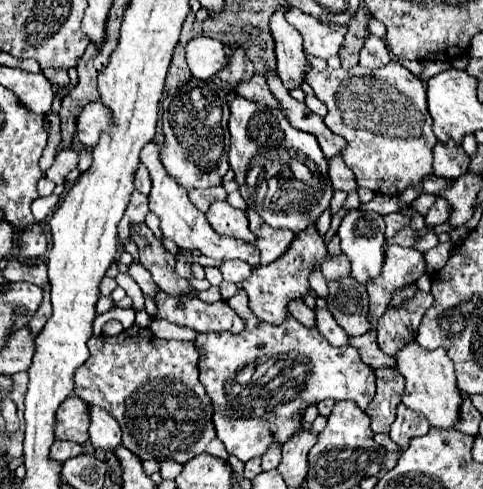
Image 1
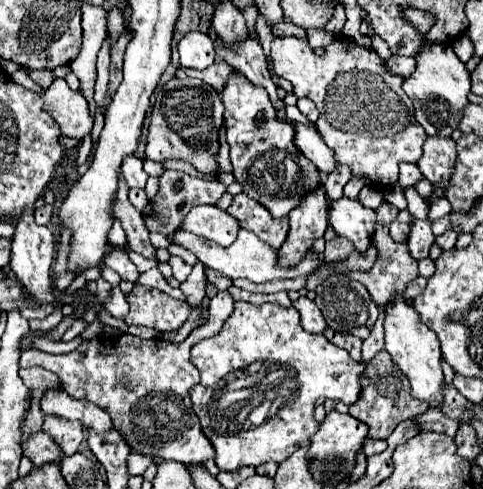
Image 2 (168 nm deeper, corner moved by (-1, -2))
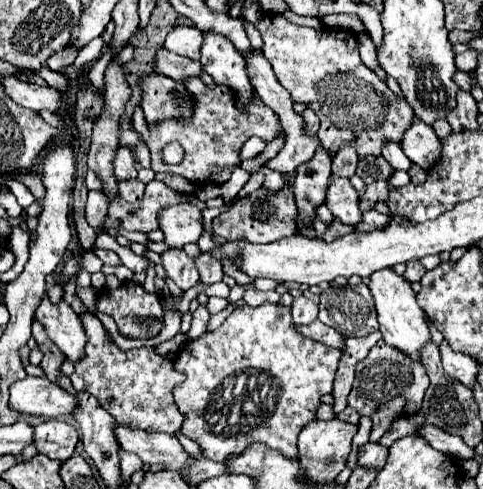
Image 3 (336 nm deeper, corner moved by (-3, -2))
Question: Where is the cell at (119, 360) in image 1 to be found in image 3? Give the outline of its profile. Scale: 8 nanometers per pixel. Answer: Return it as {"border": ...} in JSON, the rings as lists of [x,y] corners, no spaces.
{"border":[[[95,315],[81,317],[87,331],[87,359],[75,365],[75,373],[71,375],[71,383],[75,391],[91,393],[103,409],[115,417],[117,423],[143,429],[143,431],[161,431],[161,433],[177,433],[183,423],[183,415],[179,413],[171,389],[183,381],[171,361],[157,355],[151,347],[131,349],[127,353],[119,351],[113,341],[107,339],[107,333],[101,321]]]}

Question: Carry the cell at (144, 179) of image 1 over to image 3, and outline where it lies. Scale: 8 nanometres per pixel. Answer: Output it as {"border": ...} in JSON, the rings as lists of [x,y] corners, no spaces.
{"border":[[[121,147],[117,153],[115,153],[115,169],[113,169],[115,177],[121,181],[121,179],[135,179],[137,177],[137,171],[135,171],[135,159],[133,159],[133,153],[129,147]]]}

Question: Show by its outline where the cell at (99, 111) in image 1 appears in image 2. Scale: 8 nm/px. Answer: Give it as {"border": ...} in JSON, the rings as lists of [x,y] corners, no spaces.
{"border":[[[55,79],[43,93],[43,99],[45,111],[53,115],[65,137],[83,141],[83,137],[91,133],[93,117],[89,113],[89,103],[79,91],[73,91],[65,79]]]}

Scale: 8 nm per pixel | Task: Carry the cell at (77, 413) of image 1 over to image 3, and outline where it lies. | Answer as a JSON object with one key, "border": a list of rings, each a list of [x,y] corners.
{"border":[[[51,419],[51,421],[45,421],[35,427],[33,441],[35,441],[35,447],[39,453],[47,455],[49,459],[65,461],[75,451],[77,431],[73,425],[69,425],[65,421]]]}

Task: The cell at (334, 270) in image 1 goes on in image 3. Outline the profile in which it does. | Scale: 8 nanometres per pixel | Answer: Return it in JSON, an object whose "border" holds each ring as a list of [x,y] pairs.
{"border":[[[333,219],[333,221],[329,223],[325,235],[323,235],[323,241],[331,243],[333,239],[337,239],[337,237],[341,237],[341,235],[347,235],[347,233],[351,233],[351,231],[353,231],[351,225],[345,225],[345,223],[341,223],[339,219]]]}

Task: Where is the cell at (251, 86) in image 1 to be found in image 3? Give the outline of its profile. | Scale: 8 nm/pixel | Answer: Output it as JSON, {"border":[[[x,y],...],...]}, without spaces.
{"border":[[[163,47],[155,53],[155,59],[157,59],[155,61],[155,71],[161,73],[161,75],[171,77],[175,81],[181,81],[187,75],[199,75],[203,71],[199,61],[175,55],[171,51],[165,51]]]}

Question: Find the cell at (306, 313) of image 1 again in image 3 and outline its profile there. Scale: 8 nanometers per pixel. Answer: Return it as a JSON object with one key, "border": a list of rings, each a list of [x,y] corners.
{"border":[[[249,287],[243,295],[243,301],[251,307],[257,307],[261,303],[277,303],[279,301],[279,293],[277,291],[259,291],[255,287]]]}

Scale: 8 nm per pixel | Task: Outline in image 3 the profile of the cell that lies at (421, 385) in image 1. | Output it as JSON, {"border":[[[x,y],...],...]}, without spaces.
{"border":[[[379,269],[375,271],[371,277],[369,277],[369,283],[367,283],[371,295],[373,295],[373,301],[375,301],[375,309],[377,309],[377,321],[379,321],[379,331],[383,335],[383,339],[405,351],[407,355],[411,355],[413,359],[419,359],[419,349],[431,339],[429,337],[429,329],[427,329],[427,321],[425,321],[425,313],[423,309],[417,305],[417,299],[415,299],[415,293],[411,289],[411,285],[401,277],[397,275],[393,269]]]}

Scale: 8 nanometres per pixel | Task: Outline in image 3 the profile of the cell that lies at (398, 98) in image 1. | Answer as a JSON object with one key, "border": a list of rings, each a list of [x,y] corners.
{"border":[[[265,13],[257,29],[263,39],[263,55],[271,61],[275,77],[279,83],[291,93],[293,103],[305,103],[321,121],[319,127],[319,139],[321,145],[327,147],[327,151],[335,153],[343,143],[349,143],[355,139],[355,147],[359,151],[359,157],[365,155],[381,155],[383,143],[395,141],[399,143],[399,137],[403,137],[403,131],[413,123],[413,111],[405,99],[399,99],[385,83],[379,81],[375,71],[371,71],[359,57],[357,49],[357,39],[355,33],[345,31],[345,29],[335,29],[335,27],[321,27],[321,29],[311,29],[311,27],[299,27],[287,21],[281,13]]]}

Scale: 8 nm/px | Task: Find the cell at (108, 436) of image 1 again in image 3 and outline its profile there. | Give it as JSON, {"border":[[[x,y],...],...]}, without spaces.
{"border":[[[25,377],[9,389],[9,409],[43,417],[69,417],[75,409],[75,395],[67,393],[47,377]]]}

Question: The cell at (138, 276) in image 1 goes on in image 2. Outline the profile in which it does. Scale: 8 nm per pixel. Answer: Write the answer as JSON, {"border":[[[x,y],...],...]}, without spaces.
{"border":[[[113,249],[113,251],[109,251],[109,253],[105,255],[103,263],[105,263],[107,267],[111,267],[113,271],[117,271],[125,281],[131,281],[131,283],[137,283],[139,275],[141,275],[141,273],[137,271],[137,267],[129,261],[127,253],[121,251],[121,249]]]}

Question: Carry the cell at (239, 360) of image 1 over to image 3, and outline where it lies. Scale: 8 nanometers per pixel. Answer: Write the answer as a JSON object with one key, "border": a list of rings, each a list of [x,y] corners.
{"border":[[[271,303],[259,307],[237,307],[221,327],[207,331],[195,341],[187,341],[173,363],[175,369],[185,375],[185,381],[173,389],[177,407],[185,415],[181,433],[201,447],[203,457],[223,461],[233,451],[259,441],[275,451],[283,451],[283,455],[291,459],[297,459],[297,435],[315,419],[321,395],[331,393],[339,349],[299,335],[289,311],[289,307]]]}

